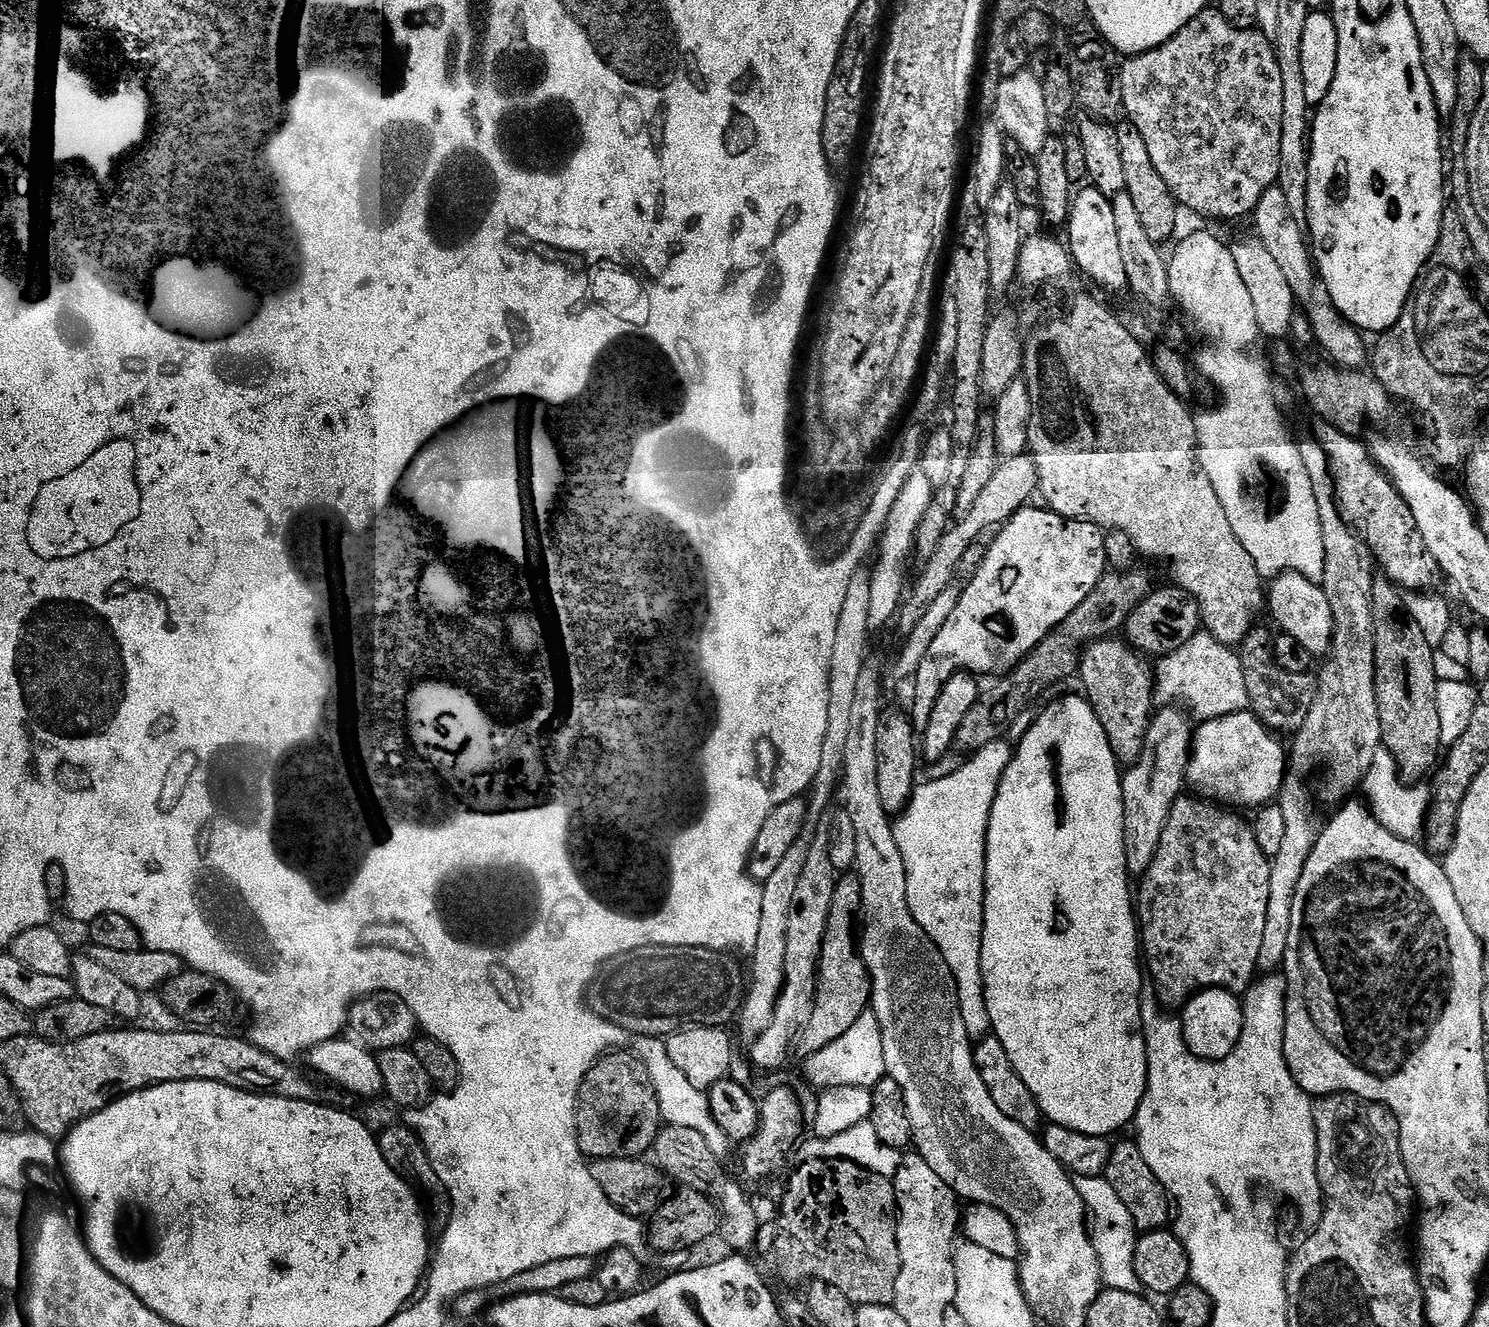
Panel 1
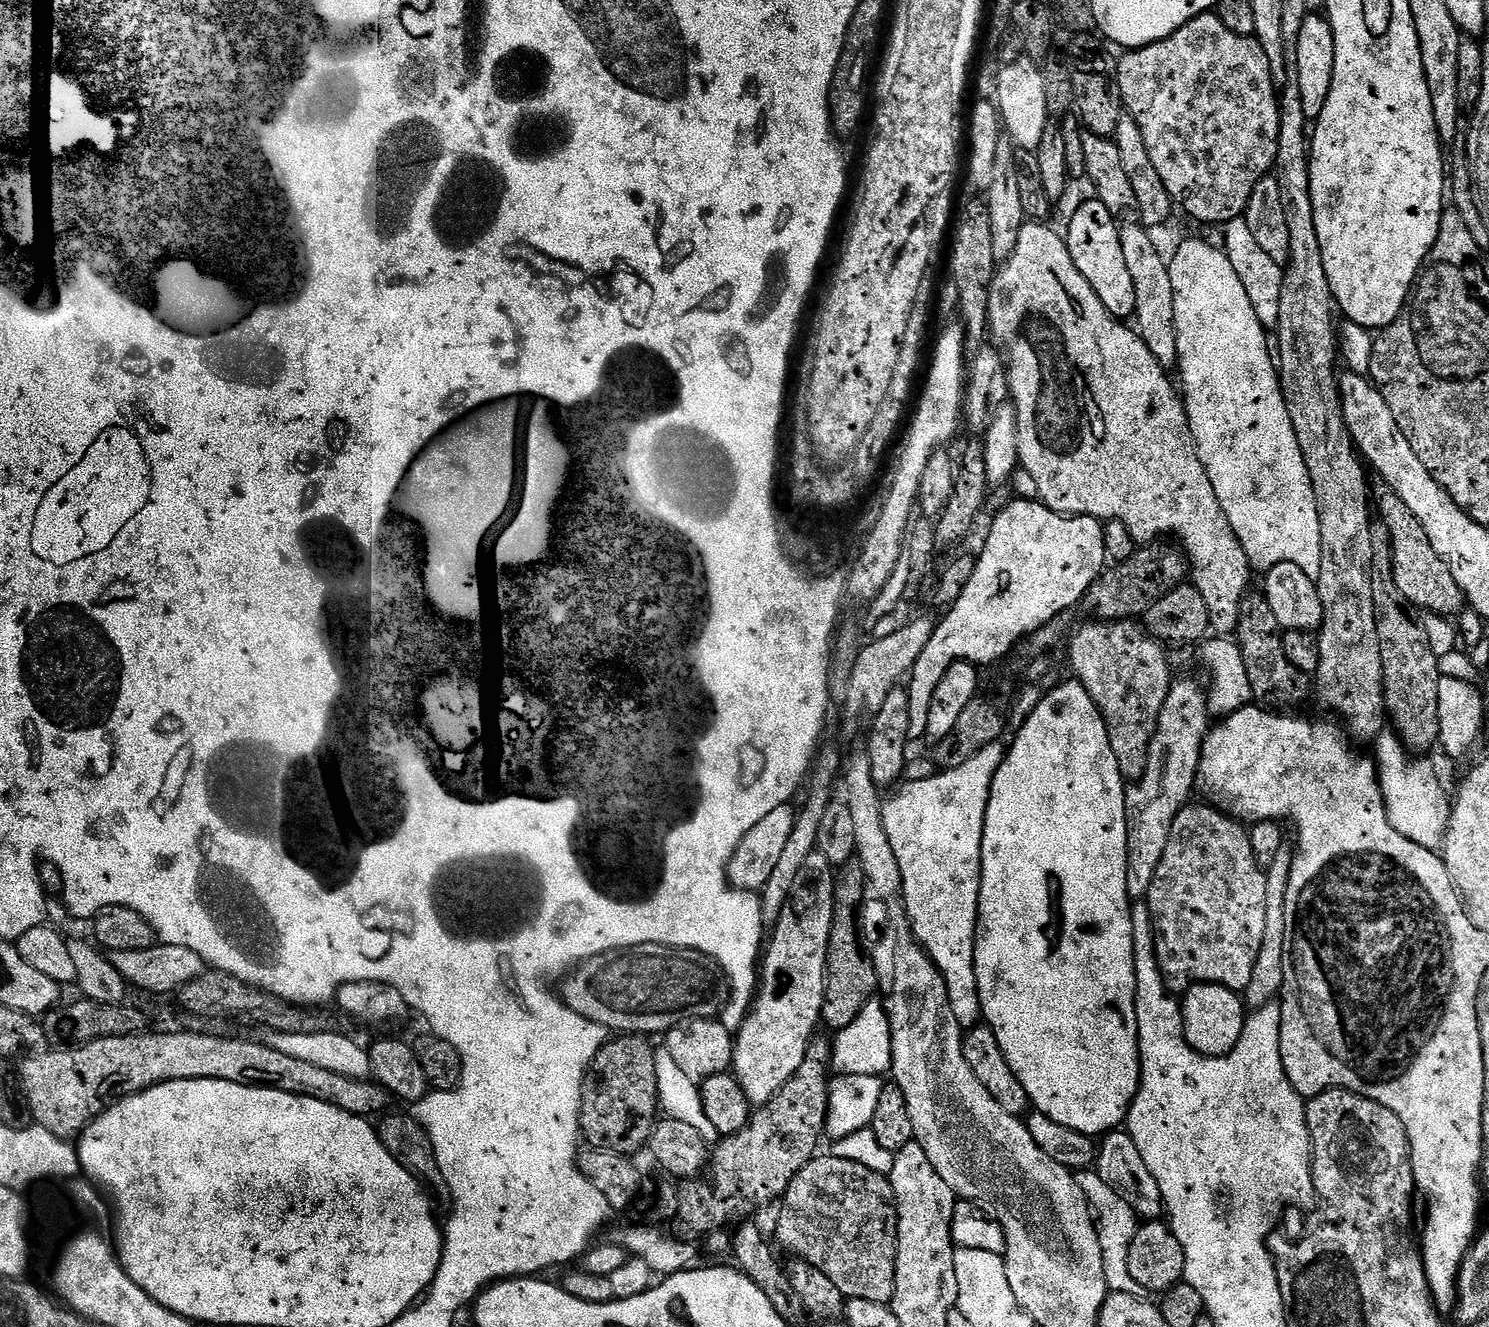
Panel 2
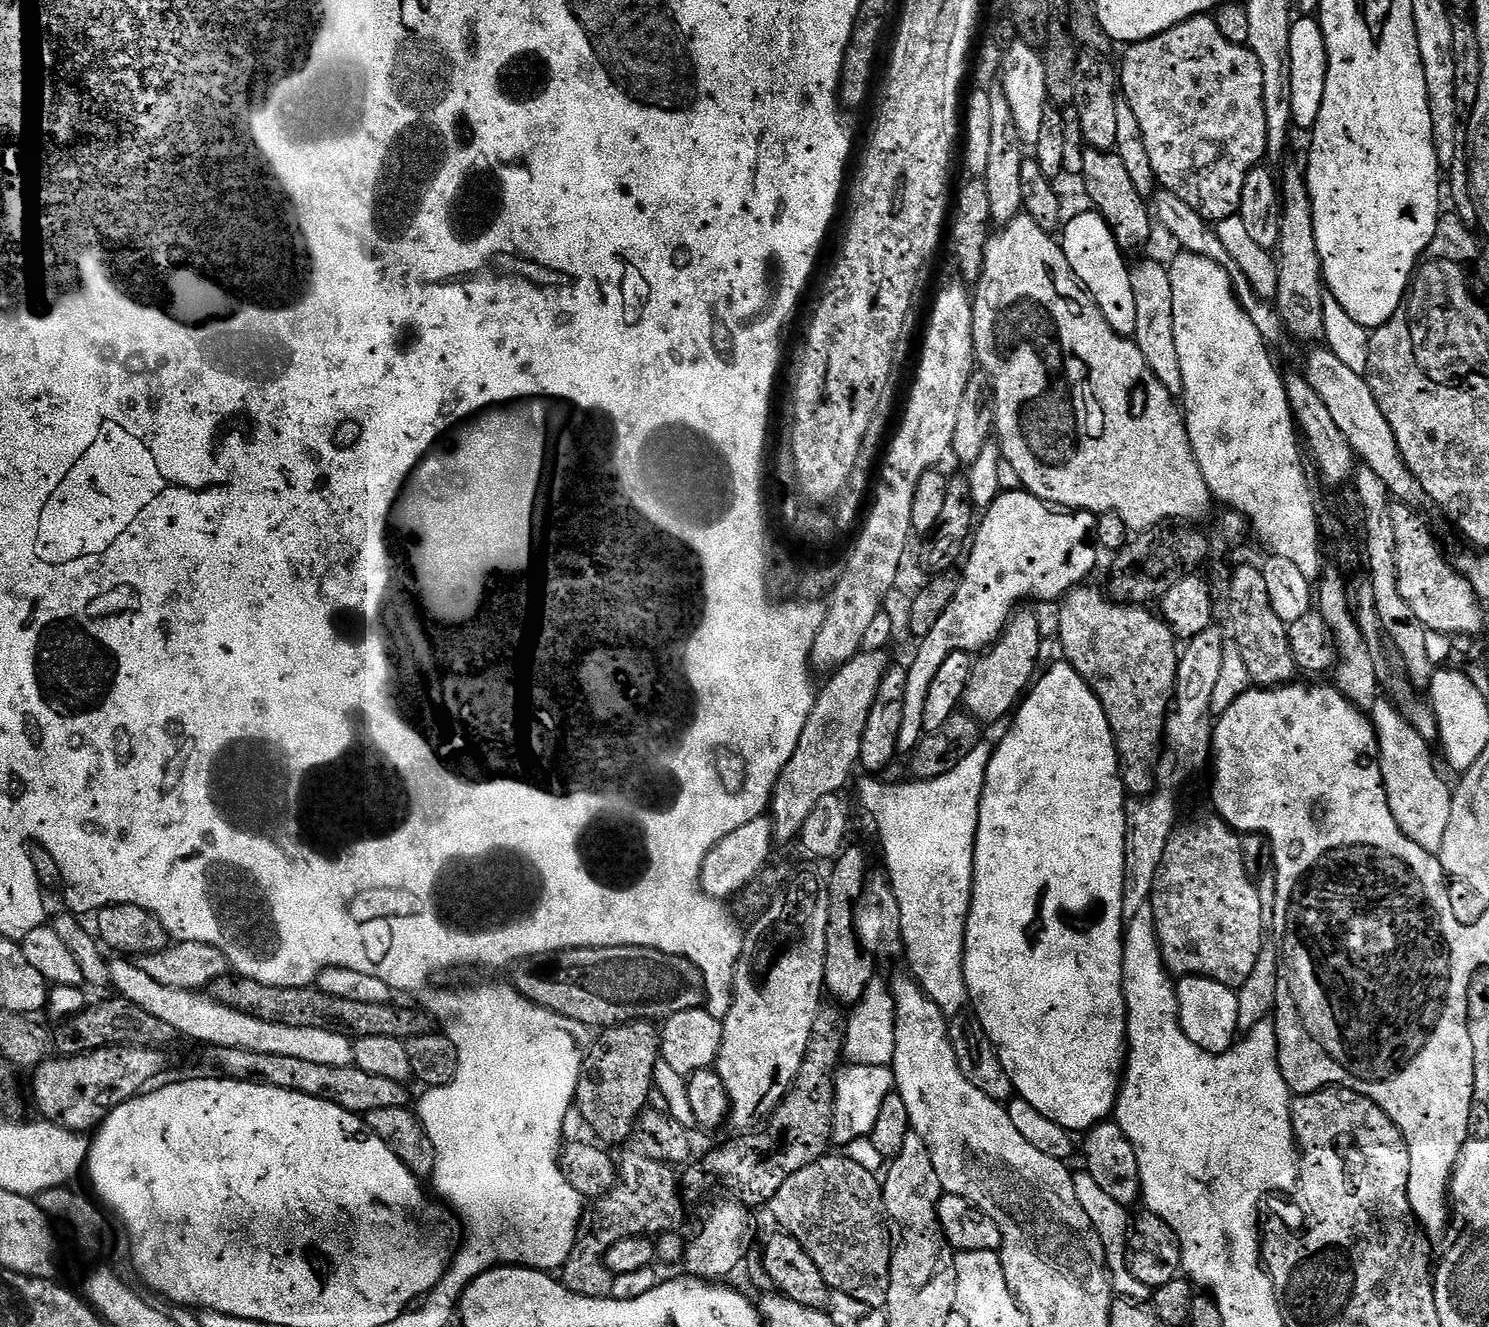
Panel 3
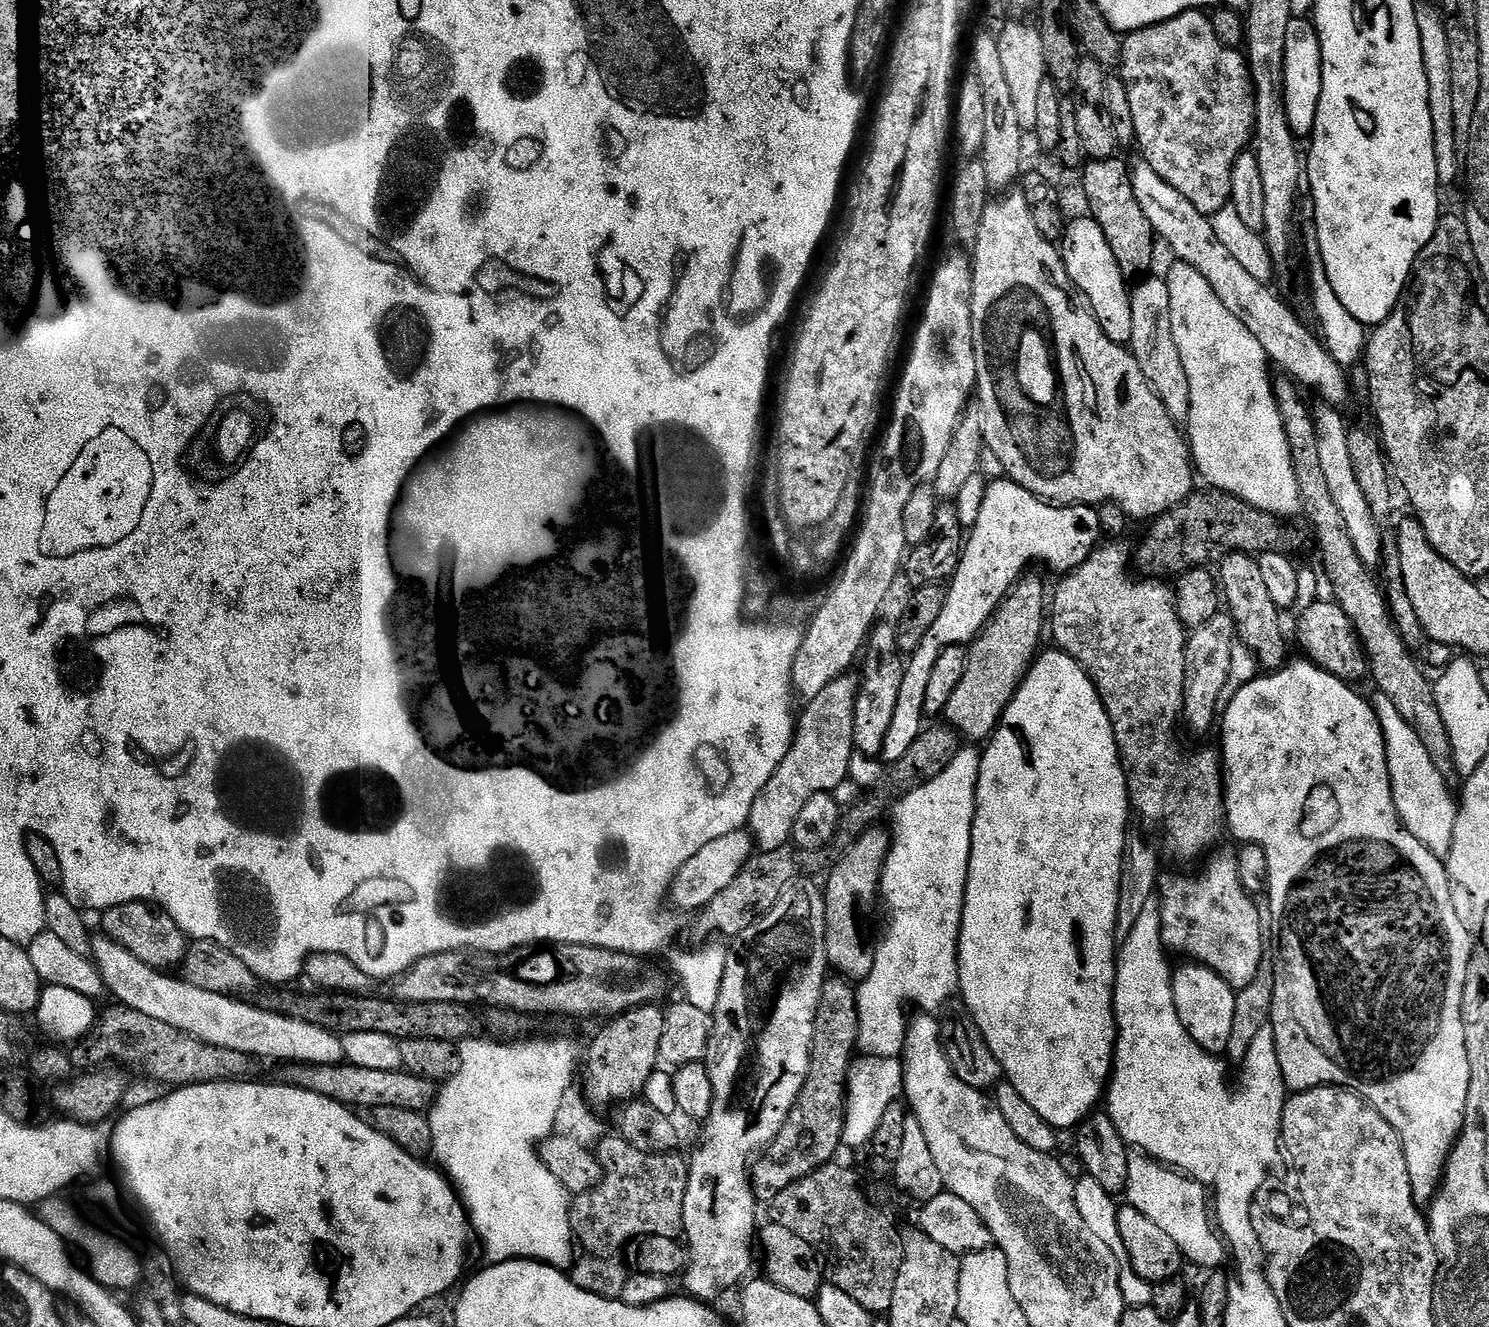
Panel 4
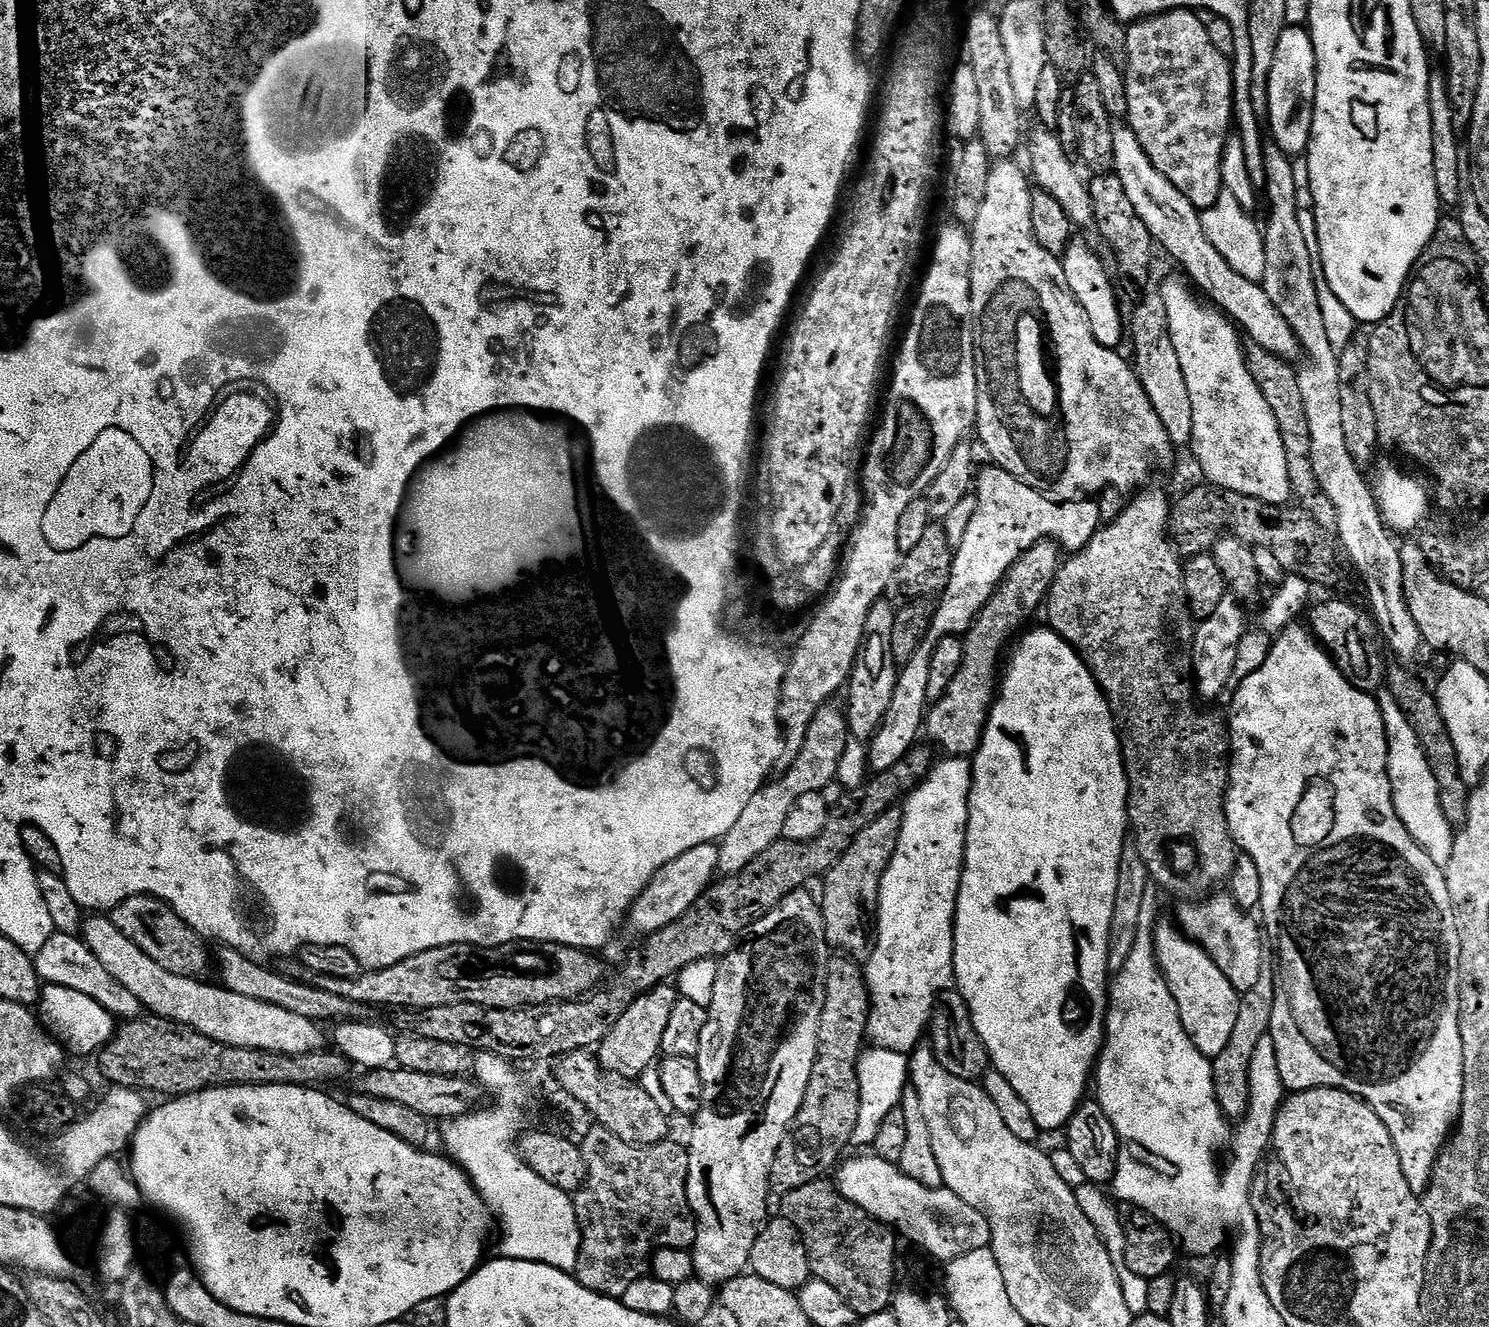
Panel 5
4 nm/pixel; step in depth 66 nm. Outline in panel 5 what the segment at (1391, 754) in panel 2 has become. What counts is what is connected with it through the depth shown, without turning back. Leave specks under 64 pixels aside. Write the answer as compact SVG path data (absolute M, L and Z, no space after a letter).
M1387 690L1375 693L1378 706L1382 710L1382 722L1388 739L1388 777L1394 798L1394 810L1398 818L1402 818L1402 826L1434 858L1434 866L1447 869L1450 858L1454 858L1454 842L1456 832L1454 825L1446 820L1442 812L1442 802L1438 800L1438 782L1434 782L1434 773L1430 770L1430 762L1422 750L1422 742L1418 742L1418 734L1414 734L1414 726L1406 718L1402 706Z

